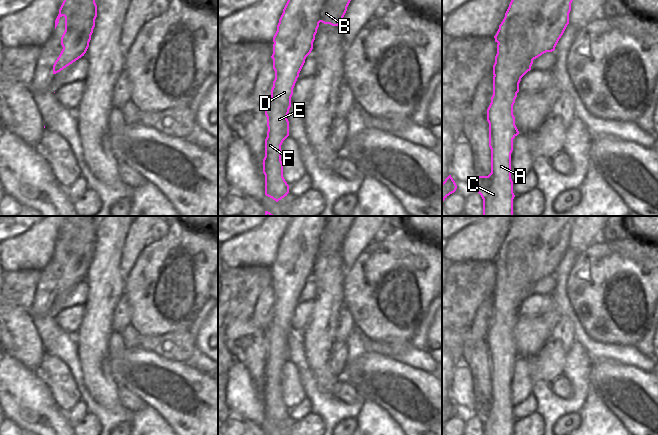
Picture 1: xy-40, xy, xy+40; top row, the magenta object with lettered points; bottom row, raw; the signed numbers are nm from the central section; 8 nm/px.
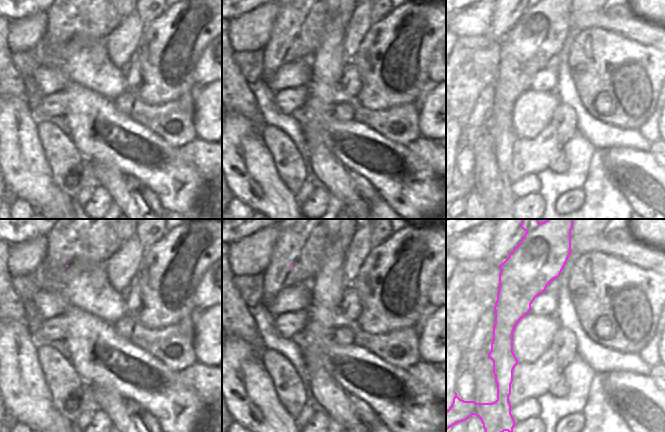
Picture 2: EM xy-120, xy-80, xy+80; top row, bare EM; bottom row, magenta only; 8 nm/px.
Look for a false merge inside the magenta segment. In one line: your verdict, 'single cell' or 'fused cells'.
fused cells

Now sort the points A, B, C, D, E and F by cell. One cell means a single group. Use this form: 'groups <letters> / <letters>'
groups A C D E F / B

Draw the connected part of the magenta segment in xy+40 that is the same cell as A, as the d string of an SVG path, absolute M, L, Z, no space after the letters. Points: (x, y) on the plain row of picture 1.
M515 216L505 241L494 260L497 278L493 289L493 319L487 333L489 347L489 371L491 373L491 397L475 400L477 416L483 423L483 435L513 435L513 405L511 403L511 377L513 363L519 358L515 349L513 329L519 316L519 307L531 294L533 281L525 273L525 251L535 246L548 216Z

